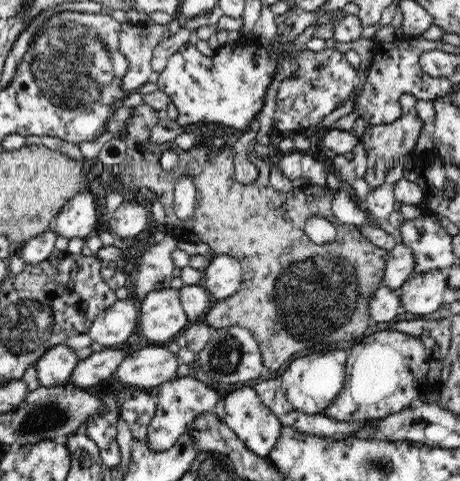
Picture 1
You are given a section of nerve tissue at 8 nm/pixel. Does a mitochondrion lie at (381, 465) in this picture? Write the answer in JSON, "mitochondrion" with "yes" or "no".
{"mitochondrion":"yes"}

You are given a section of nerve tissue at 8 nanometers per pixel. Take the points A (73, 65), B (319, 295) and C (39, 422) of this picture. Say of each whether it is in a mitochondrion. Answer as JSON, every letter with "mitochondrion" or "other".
{"A":"mitochondrion","B":"mitochondrion","C":"mitochondrion"}

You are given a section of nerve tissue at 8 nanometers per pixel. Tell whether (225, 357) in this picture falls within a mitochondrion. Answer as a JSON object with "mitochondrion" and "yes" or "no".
{"mitochondrion":"yes"}

